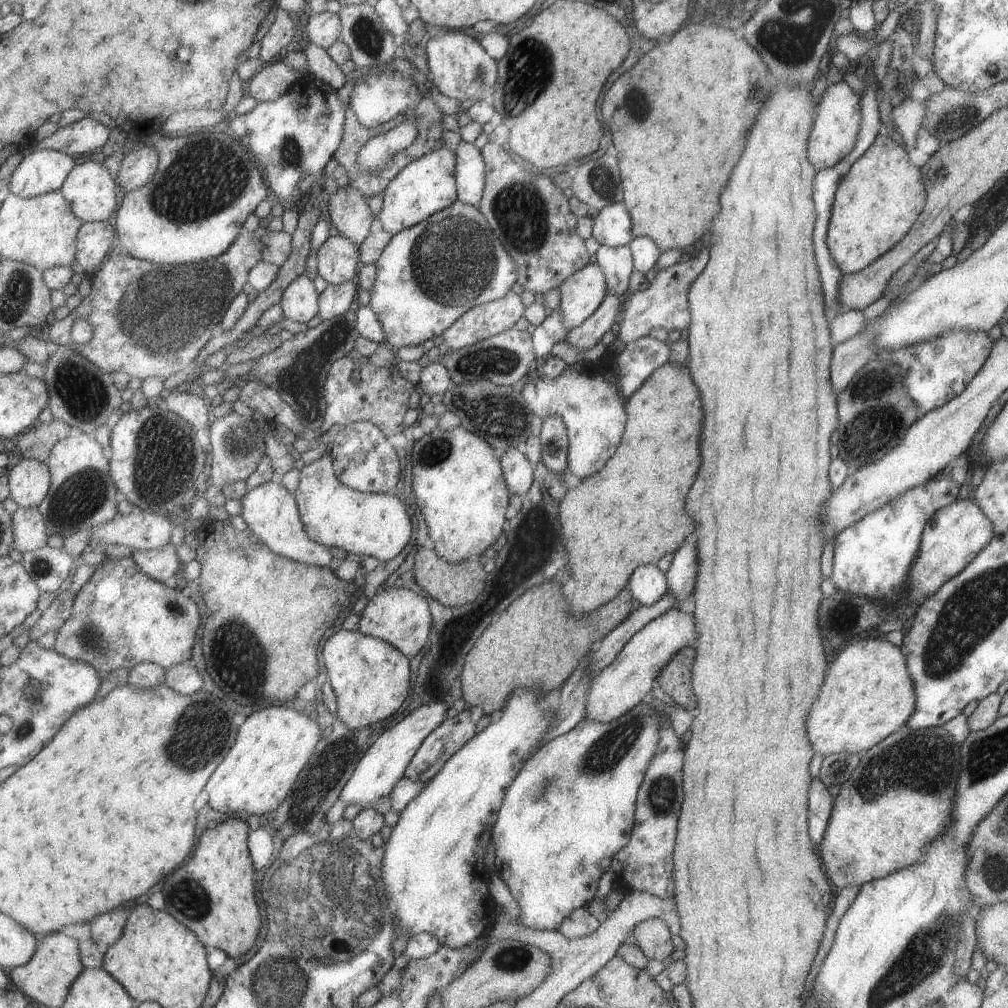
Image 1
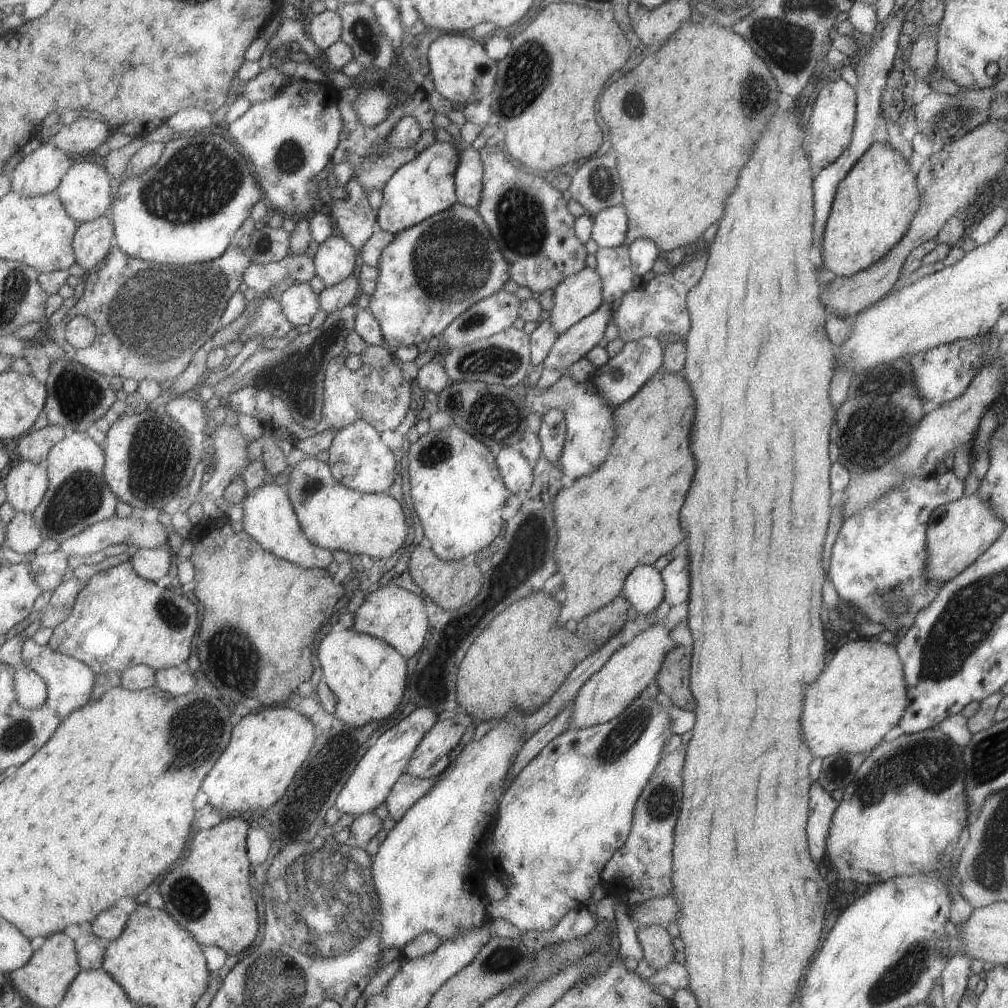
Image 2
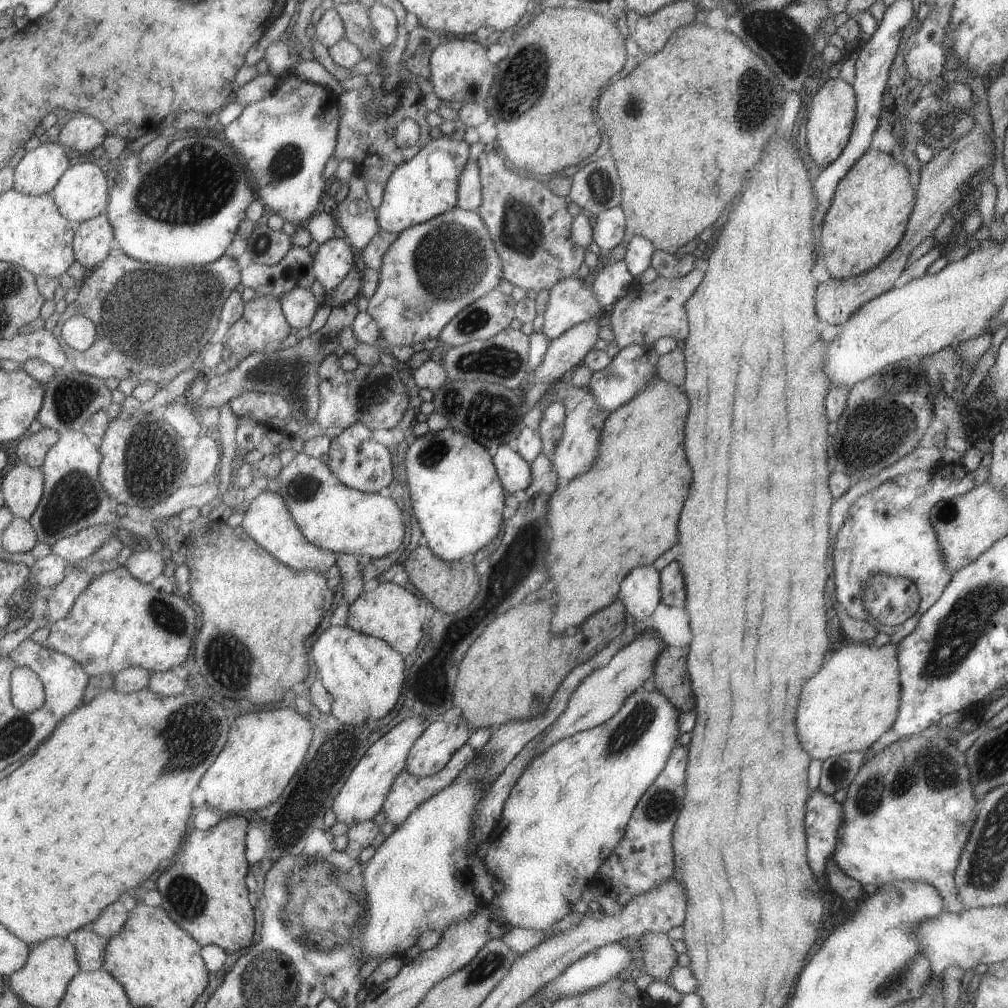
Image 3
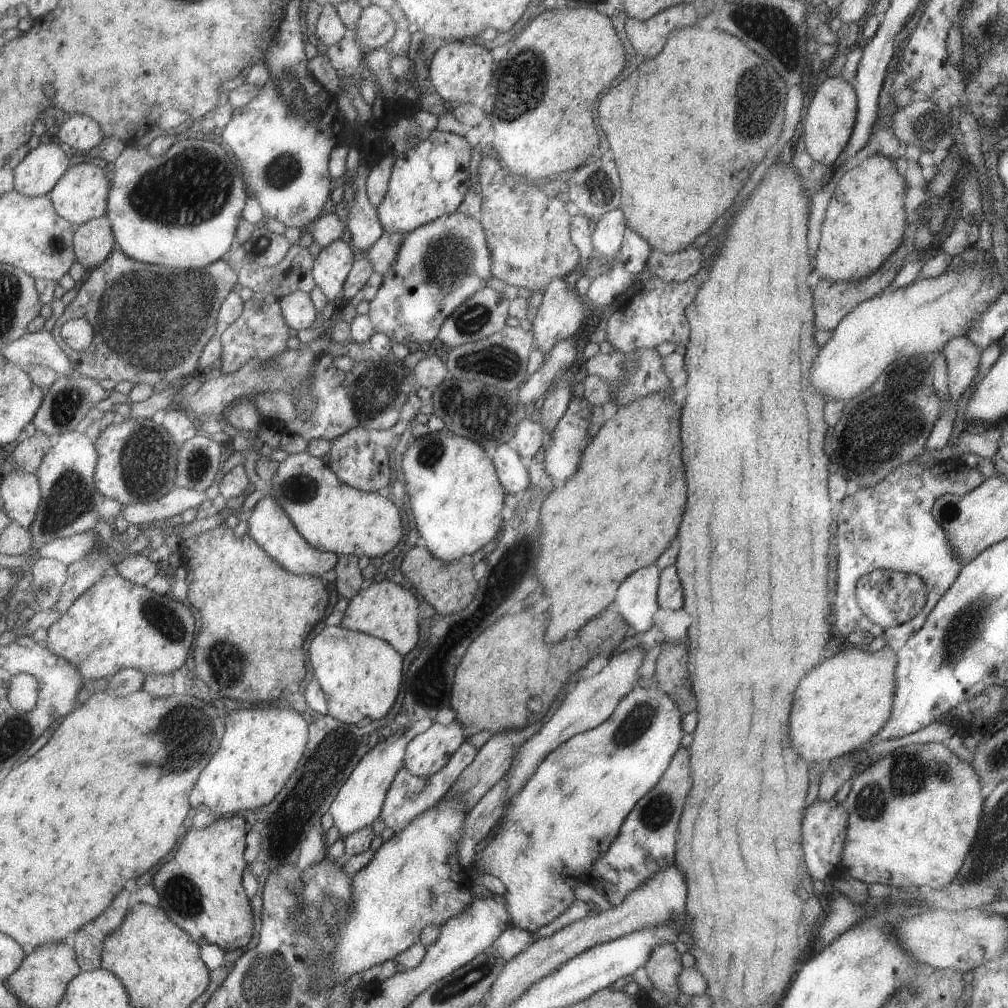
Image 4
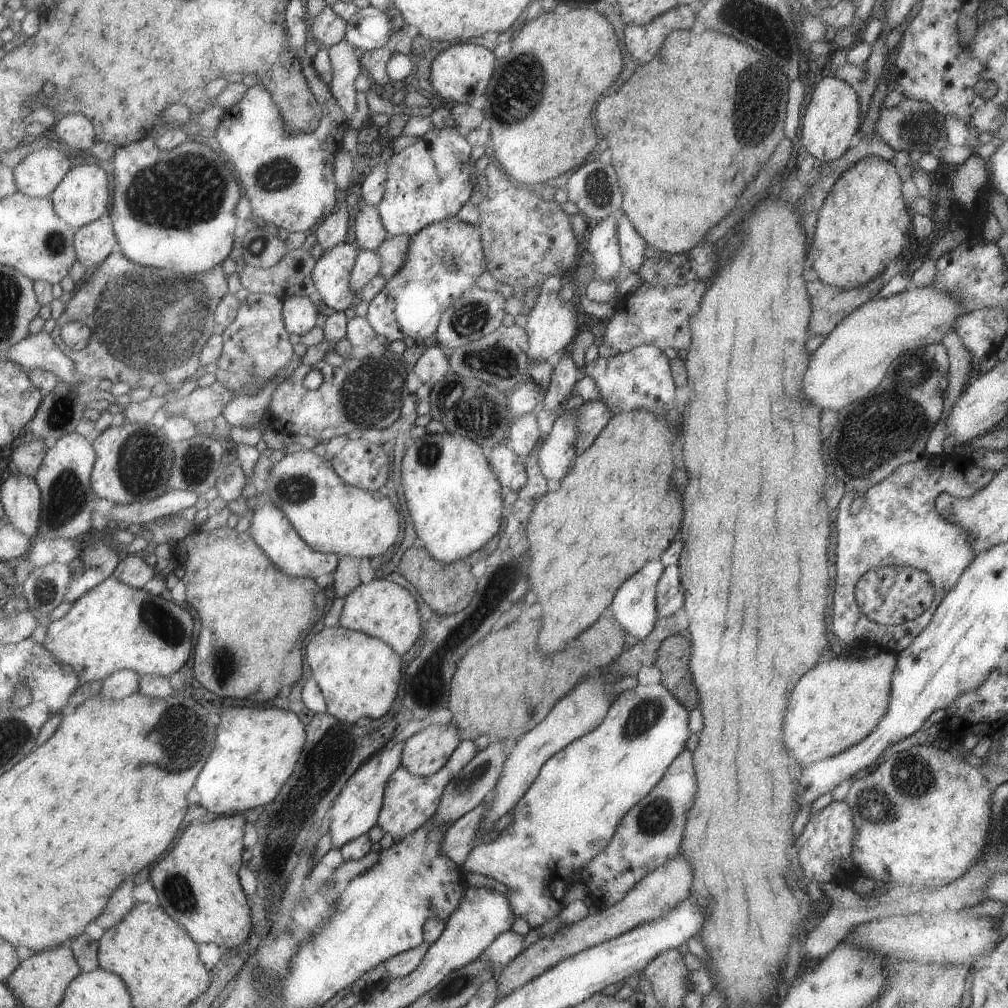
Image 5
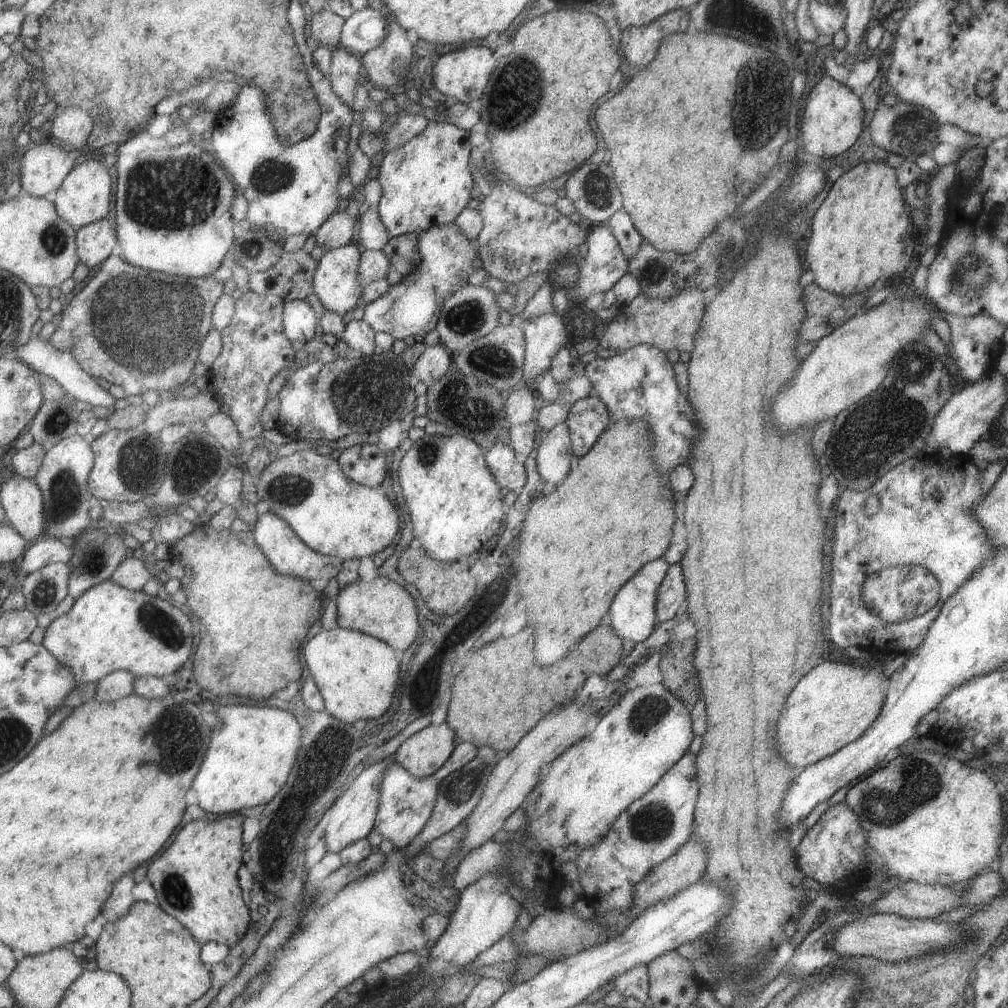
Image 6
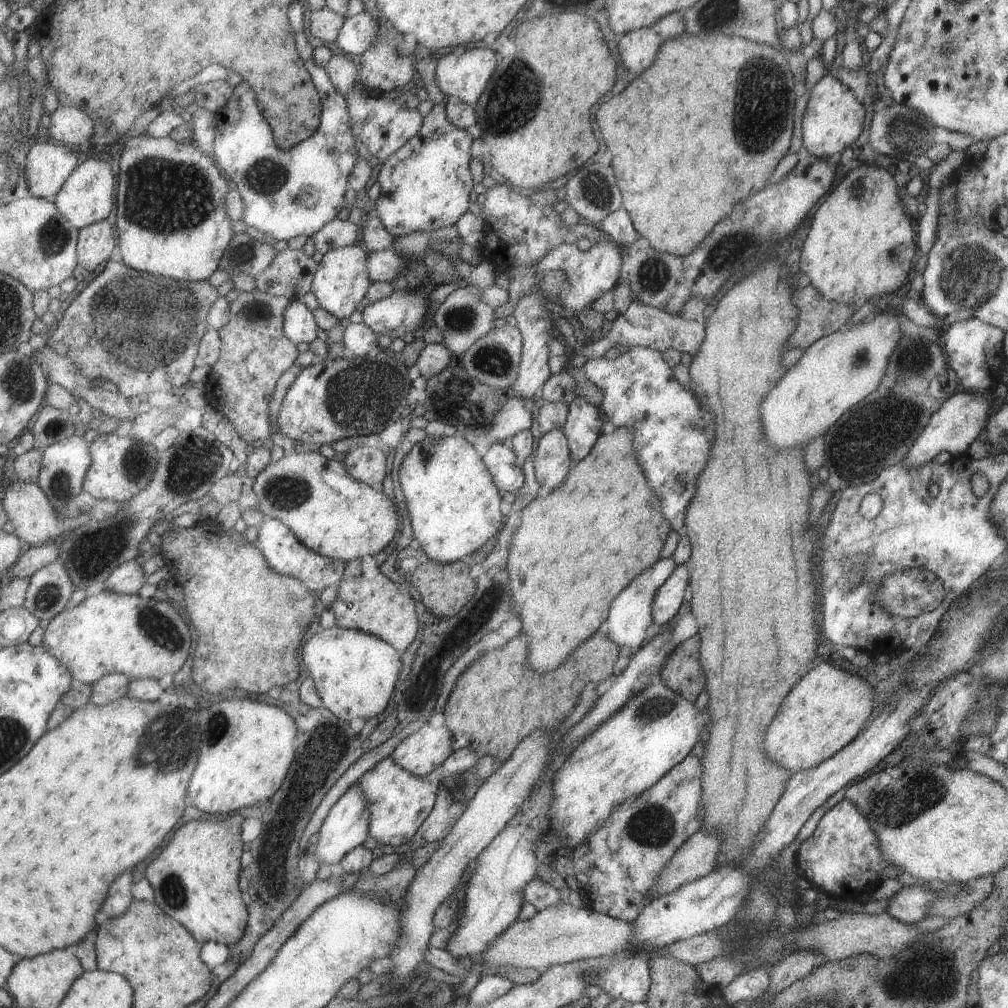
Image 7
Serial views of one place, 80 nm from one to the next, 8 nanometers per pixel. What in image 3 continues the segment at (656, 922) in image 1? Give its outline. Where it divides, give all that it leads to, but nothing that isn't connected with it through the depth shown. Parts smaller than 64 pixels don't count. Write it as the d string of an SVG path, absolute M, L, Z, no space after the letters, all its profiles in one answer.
M643 933L638 939L643 971L655 978L655 981L665 982L667 973L675 966L678 955L671 947L672 940L666 933Z

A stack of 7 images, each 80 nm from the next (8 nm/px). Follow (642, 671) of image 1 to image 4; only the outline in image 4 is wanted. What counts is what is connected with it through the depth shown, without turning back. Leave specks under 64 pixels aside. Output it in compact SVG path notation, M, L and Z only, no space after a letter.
M641 645L622 648L615 655L610 656L607 665L599 672L593 676L579 679L573 685L573 690L564 698L564 703L559 707L559 710L519 751L511 768L512 777L508 788L510 792L508 802L514 794L520 791L521 787L525 786L525 782L529 780L529 777L556 748L573 738L573 735L595 728L612 716L618 703L627 694L631 693L634 686L637 685L639 666L643 664L645 653Z

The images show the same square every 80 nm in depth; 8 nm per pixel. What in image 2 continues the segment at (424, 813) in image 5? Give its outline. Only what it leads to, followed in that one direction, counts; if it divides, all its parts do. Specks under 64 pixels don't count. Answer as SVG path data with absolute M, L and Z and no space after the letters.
M405 773L396 785L392 793L386 800L390 816L396 821L400 821L405 813L421 798L425 796L438 781L438 777L430 779L415 778L409 773Z

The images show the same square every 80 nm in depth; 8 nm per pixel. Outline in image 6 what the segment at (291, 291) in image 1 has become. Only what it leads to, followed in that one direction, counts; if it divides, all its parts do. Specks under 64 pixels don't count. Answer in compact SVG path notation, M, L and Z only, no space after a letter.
M291 299L284 304L284 327L290 339L309 342L319 325L320 318L307 299Z

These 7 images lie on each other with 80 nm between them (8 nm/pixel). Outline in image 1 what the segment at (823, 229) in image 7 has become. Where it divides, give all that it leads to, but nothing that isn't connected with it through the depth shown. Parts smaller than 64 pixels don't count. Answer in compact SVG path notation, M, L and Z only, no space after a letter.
M878 134L838 182L827 230L827 248L834 265L842 274L865 268L903 238L917 220L925 199L920 167L909 160L899 143Z

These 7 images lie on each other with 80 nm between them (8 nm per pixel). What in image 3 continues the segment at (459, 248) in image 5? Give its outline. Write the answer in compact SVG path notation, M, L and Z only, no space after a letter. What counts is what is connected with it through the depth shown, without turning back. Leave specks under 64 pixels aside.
M459 205L455 209L450 210L448 213L440 214L438 217L432 218L427 222L412 226L403 233L399 233L399 238L391 245L384 258L384 266L381 270L382 278L376 295L369 300L369 312L377 319L378 325L381 329L381 334L385 339L388 349L394 346L409 347L417 342L427 342L433 338L440 338L440 334L445 330L445 327L467 306L473 304L481 297L487 296L493 289L496 289L501 280L504 278L504 270L502 270L501 255L496 249L493 242L492 234L488 229L487 223L481 218L477 211L470 211L461 208Z

